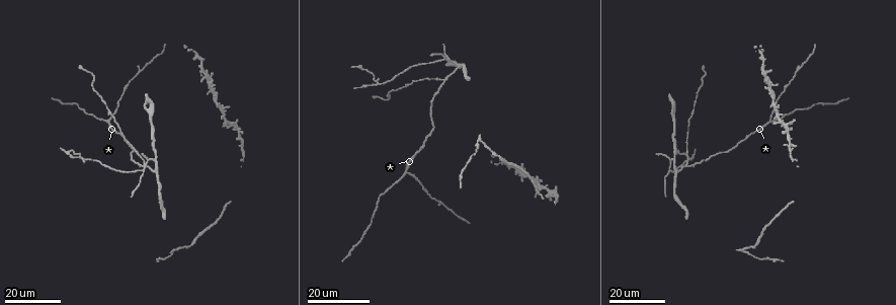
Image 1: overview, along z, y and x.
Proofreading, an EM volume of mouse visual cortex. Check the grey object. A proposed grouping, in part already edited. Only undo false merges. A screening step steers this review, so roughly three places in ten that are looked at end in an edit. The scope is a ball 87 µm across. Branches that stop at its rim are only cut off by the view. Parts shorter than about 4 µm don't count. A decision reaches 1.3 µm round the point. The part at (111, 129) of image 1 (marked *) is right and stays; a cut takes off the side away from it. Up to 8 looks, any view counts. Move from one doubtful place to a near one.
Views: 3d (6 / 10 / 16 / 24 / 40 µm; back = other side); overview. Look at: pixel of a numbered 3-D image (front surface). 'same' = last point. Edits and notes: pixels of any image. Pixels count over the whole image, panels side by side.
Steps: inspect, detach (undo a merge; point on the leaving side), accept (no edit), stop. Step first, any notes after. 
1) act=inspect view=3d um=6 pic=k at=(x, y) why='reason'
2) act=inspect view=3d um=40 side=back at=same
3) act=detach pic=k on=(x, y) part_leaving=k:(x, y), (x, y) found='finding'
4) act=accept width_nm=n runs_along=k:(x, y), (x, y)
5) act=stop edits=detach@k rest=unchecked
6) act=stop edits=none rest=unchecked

act=inspect view=3d um=24 pic=1 at=(669, 171) why='arms part here'

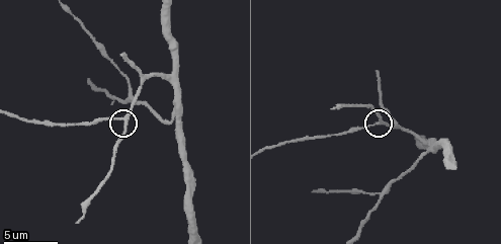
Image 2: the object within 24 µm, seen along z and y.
act=inspect view=3d um=10 pic=2 at=(123, 117) why='closer look'

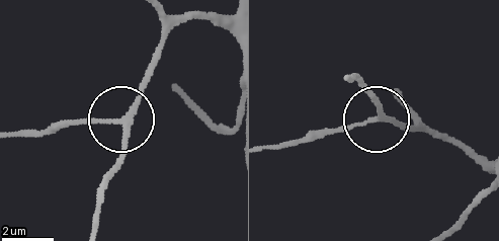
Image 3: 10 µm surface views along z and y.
act=accept width_nm=180 runs_along=3:(229, 32), (196, 17), (170, 29), (125, 114), (118, 171) found='all the same neuron'

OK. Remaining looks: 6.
act=inspect view=3d um=10 pic=2 at=(387, 188) why='three-way junction'

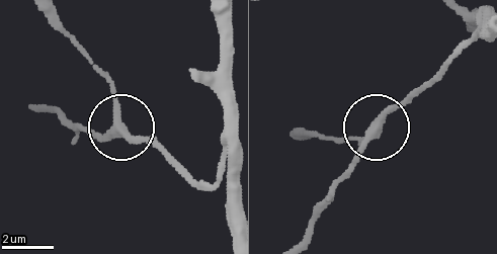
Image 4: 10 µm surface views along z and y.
act=accept arms=3 found='continuous, no second neuron'

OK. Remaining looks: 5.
act=inspect view=3d um=16 pic=1 at=(109, 119) why='three arms meet'

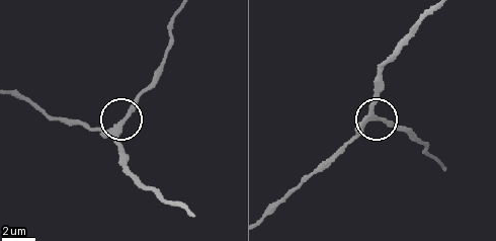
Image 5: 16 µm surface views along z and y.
act=inspect view=3d um=6 pic=5 at=(372, 118)

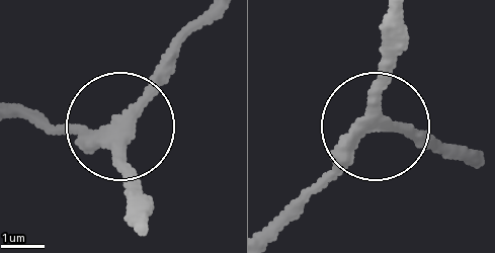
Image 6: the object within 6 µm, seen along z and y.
act=accept width_nm=270 runs_along=6:(143, 225), (117, 127), (49, 135) found='continuous, no second neuron'

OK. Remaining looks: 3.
act=inspect view=3d um=16 pic=1 at=(377, 83) why='four arms meet'

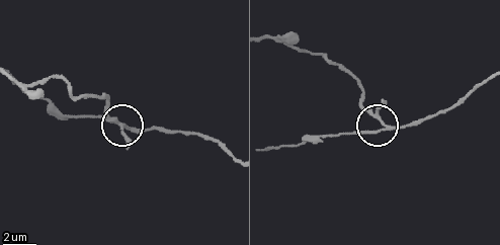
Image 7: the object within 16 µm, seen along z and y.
act=inspect view=3d um=6 pic=7 at=(128, 127)

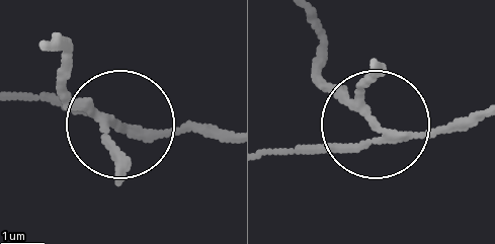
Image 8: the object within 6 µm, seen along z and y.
act=detach pic=8 on=(90, 109) width_nm=170 part_leaving=8:(394, 133), (332, 89), (314, 23) found='two neurons meet here'

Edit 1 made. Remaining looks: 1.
act=stop edits=detach@8 rest=unchecked

